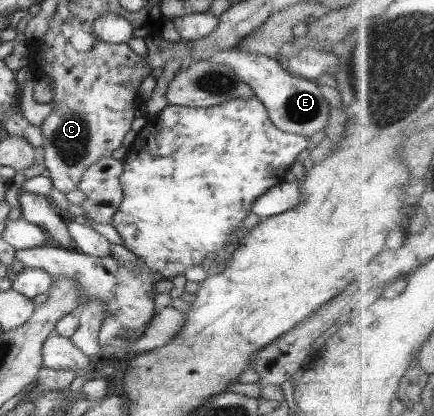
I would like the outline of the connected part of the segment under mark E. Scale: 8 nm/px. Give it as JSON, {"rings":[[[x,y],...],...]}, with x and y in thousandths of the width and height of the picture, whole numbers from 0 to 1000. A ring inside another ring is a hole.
{"rings":[[[546,113],[498,123],[484,139],[502,154],[530,159],[558,197],[576,204],[594,243],[613,257],[622,291],[636,308],[714,329],[751,303],[767,238],[740,200],[675,180],[638,139],[553,123]]]}

